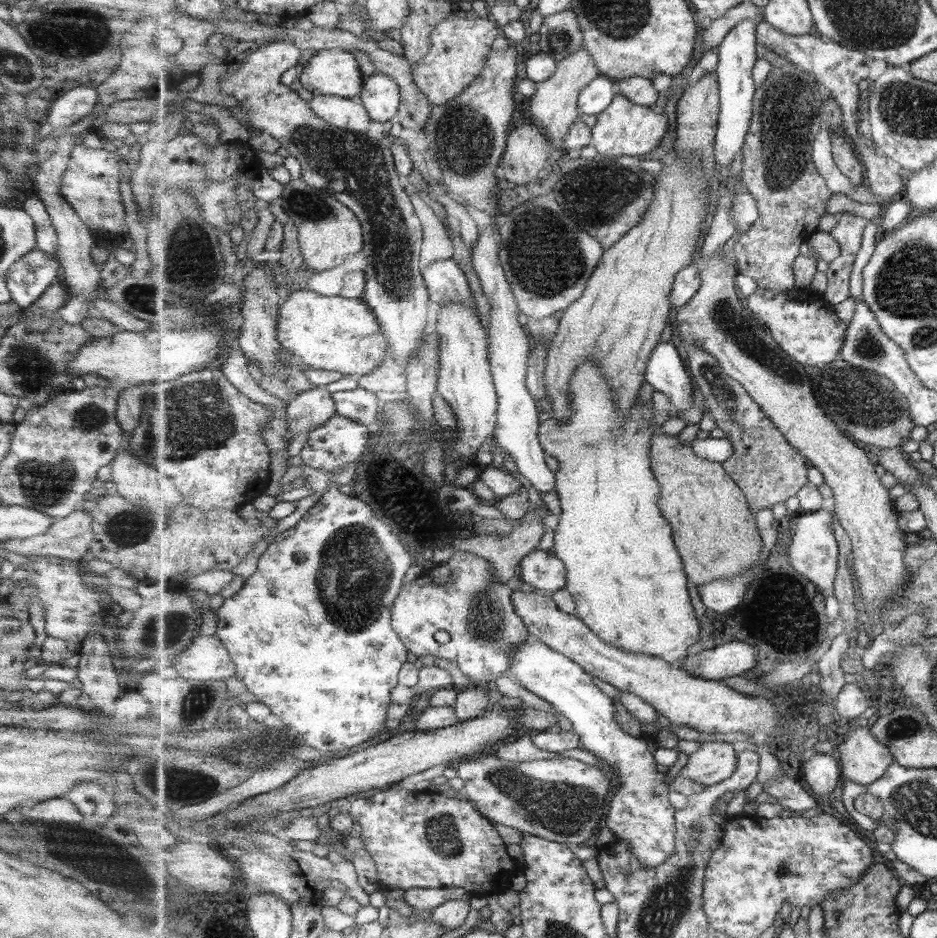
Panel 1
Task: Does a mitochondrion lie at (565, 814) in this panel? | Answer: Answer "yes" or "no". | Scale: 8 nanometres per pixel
yes

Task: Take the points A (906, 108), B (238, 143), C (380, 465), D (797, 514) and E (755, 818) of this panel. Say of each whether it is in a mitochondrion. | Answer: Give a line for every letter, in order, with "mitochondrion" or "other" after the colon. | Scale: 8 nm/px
A: mitochondrion
B: other
C: mitochondrion
D: other
E: other

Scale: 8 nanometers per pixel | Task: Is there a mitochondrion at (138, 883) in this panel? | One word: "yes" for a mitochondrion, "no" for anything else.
no

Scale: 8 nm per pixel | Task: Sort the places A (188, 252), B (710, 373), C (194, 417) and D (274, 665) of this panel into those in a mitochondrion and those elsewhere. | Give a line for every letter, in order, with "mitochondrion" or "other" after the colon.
A: mitochondrion
B: mitochondrion
C: mitochondrion
D: other

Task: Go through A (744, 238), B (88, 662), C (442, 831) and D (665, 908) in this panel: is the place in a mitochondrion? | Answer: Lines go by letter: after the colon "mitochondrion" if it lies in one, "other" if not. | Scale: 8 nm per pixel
A: other
B: other
C: mitochondrion
D: mitochondrion

